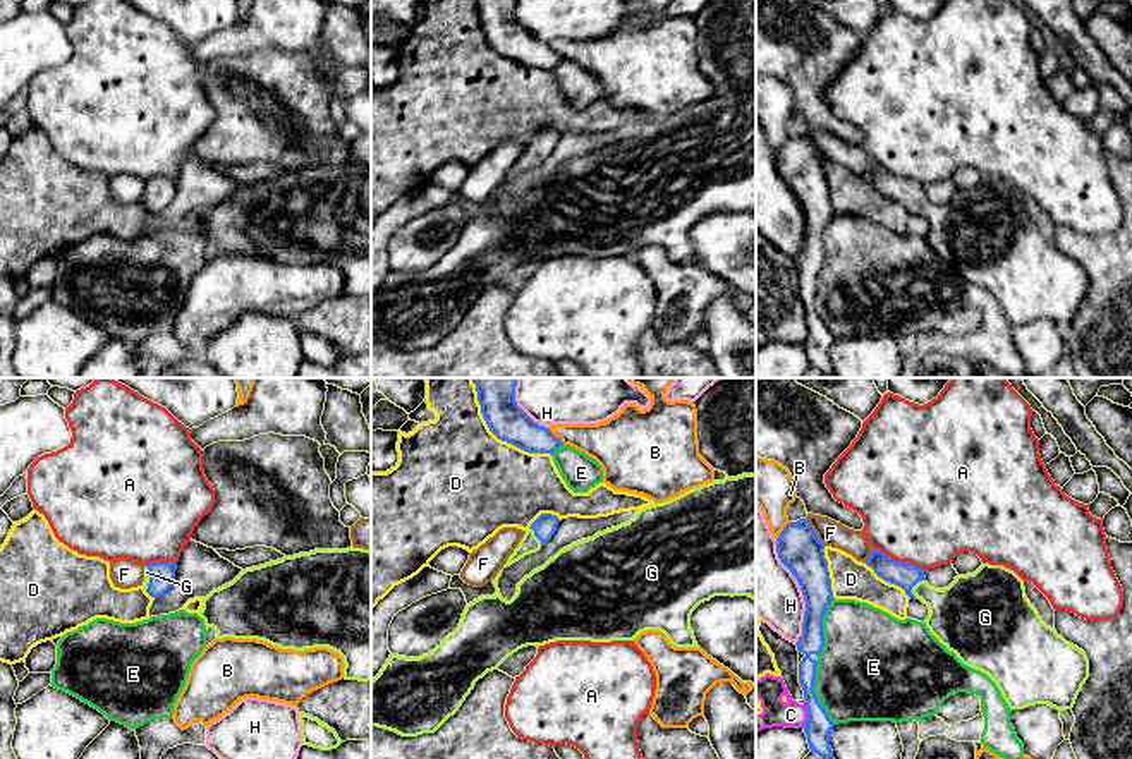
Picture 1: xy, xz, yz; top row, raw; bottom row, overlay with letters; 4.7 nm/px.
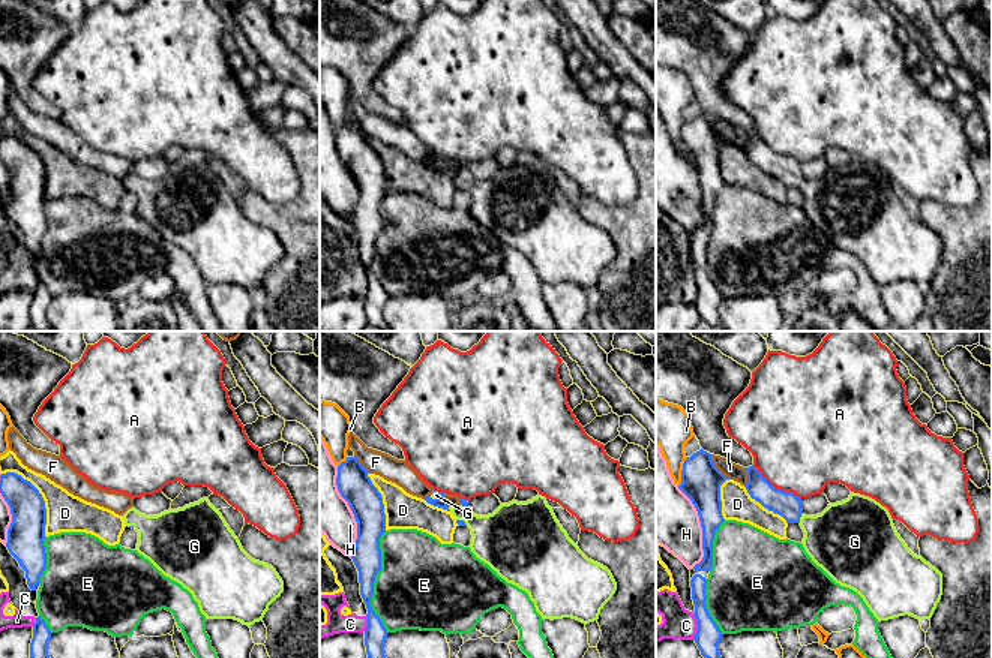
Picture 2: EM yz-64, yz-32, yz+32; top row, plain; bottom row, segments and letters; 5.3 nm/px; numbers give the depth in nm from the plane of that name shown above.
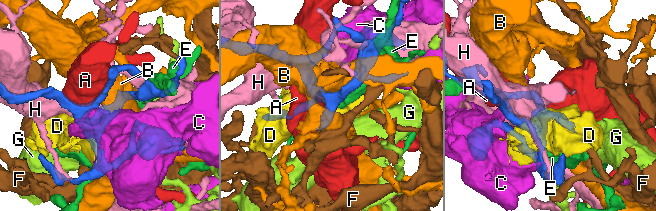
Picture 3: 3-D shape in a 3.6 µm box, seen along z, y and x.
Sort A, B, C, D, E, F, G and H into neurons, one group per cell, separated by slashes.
A / B / C D / E / F / G / H

